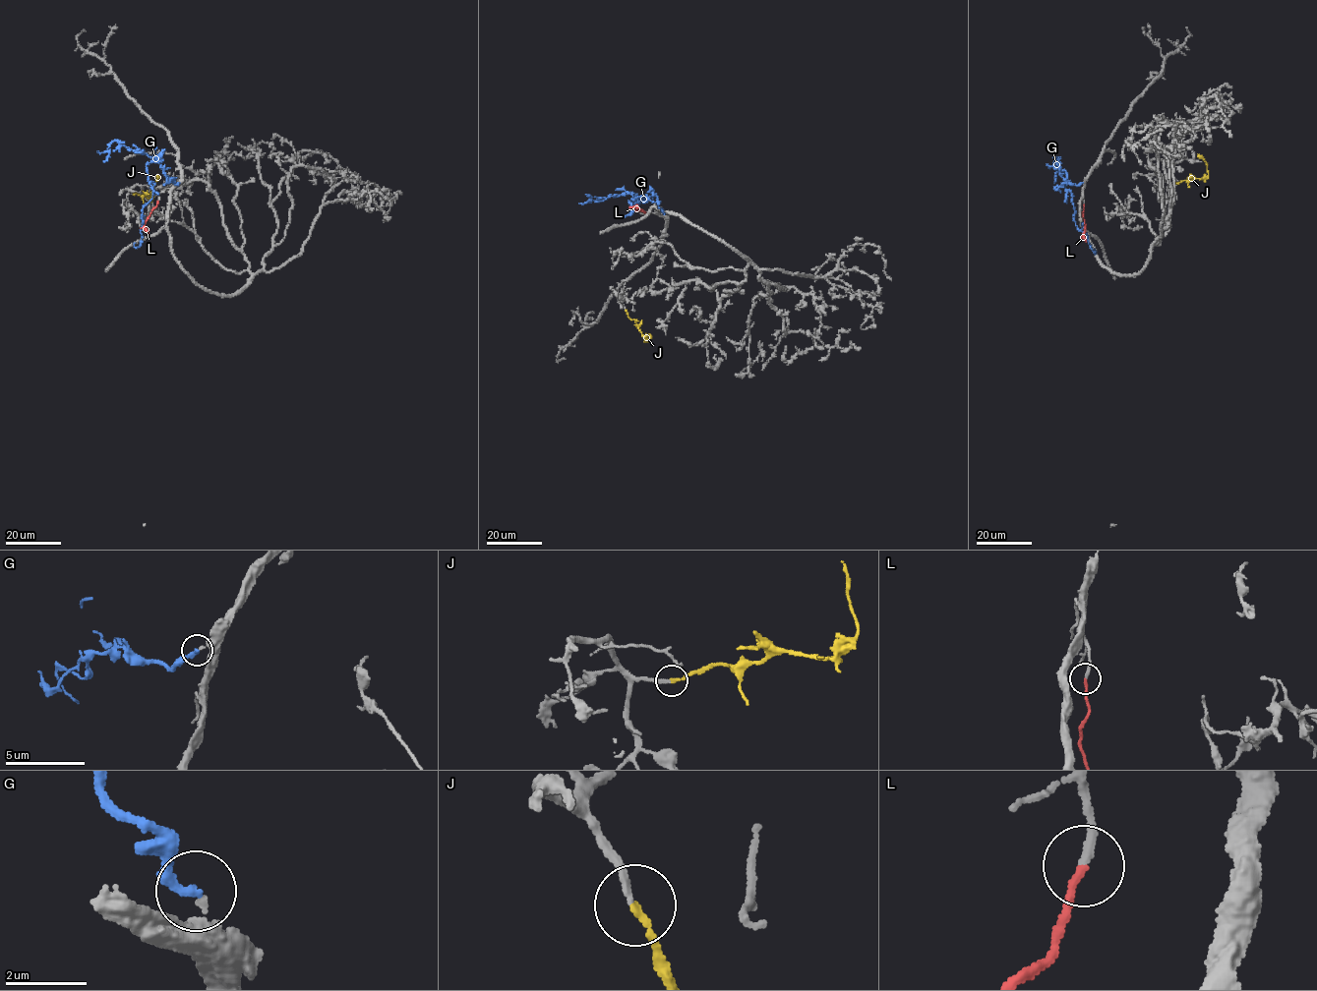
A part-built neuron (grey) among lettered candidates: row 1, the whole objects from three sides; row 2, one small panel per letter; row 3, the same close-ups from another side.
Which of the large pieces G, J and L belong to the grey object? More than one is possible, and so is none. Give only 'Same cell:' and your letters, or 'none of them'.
Same cell: J, L

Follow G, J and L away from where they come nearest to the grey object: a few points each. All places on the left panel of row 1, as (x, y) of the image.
G: (179, 183), (158, 162), (146, 165), (152, 197), (142, 213), (142, 244), (135, 243)
J: (133, 194), (149, 199), (158, 174)
L: (158, 201), (144, 225), (149, 236)

